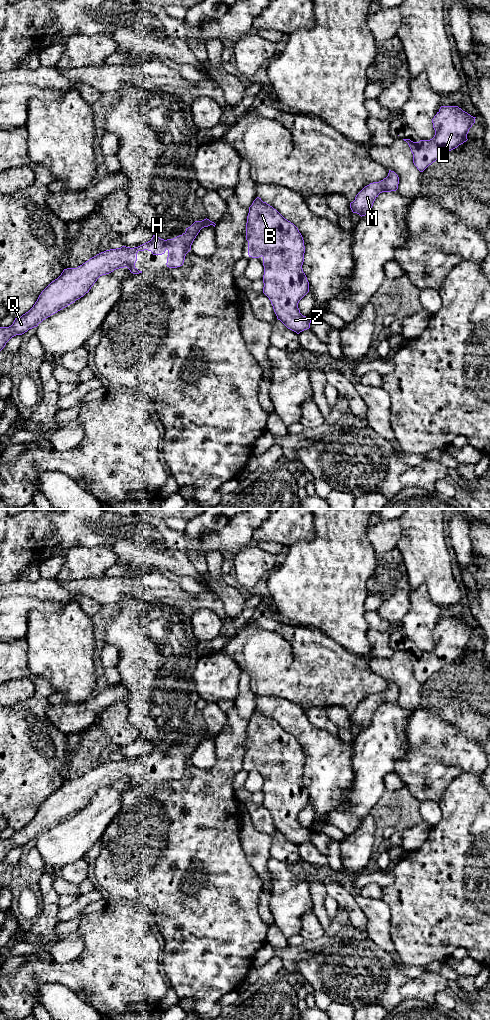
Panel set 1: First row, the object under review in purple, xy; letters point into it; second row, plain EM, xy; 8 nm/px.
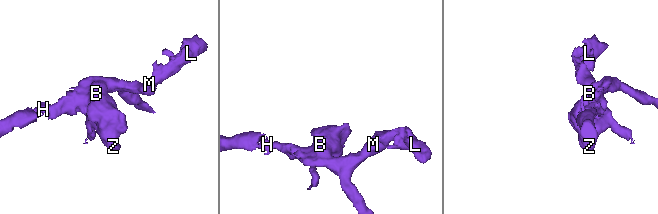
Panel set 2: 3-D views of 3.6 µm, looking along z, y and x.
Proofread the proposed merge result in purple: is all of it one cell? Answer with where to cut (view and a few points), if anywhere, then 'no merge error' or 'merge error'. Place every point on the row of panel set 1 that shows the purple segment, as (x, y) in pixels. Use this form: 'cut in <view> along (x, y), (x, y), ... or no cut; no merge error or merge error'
no cut; no merge error

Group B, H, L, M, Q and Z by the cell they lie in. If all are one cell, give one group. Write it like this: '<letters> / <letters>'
B H L M Q Z

